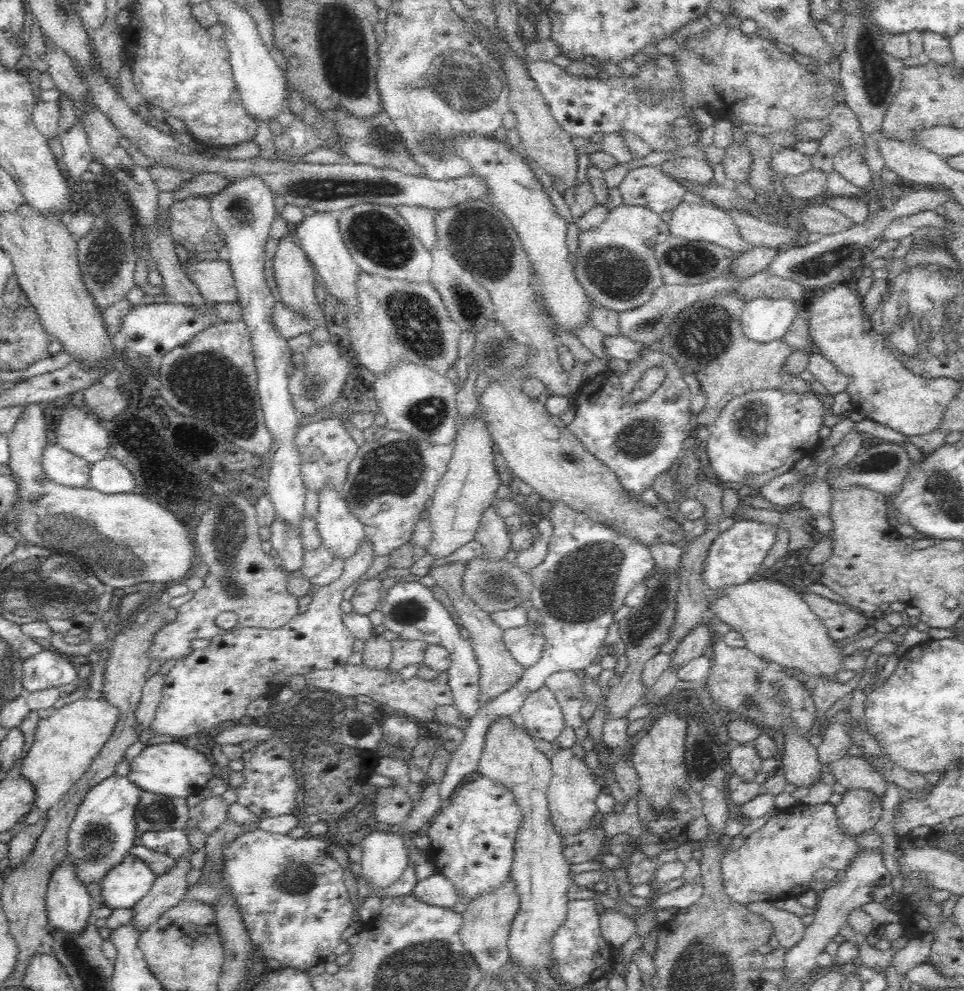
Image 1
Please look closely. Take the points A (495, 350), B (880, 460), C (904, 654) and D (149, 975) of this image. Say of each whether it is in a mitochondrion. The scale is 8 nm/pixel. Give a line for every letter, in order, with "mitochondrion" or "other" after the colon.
A: mitochondrion
B: mitochondrion
C: other
D: other

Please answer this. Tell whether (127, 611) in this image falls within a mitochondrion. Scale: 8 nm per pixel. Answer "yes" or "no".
yes

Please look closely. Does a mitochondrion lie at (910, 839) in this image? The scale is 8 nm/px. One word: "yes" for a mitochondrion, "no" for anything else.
no

